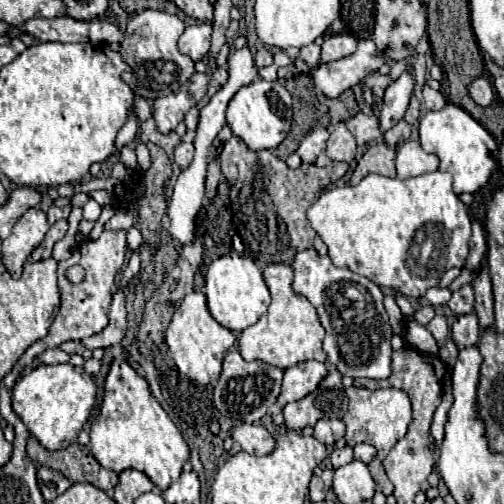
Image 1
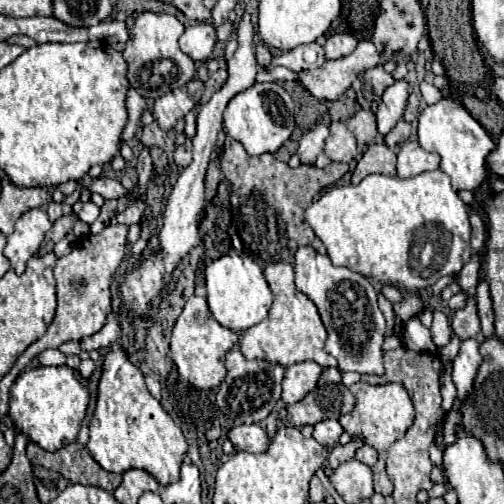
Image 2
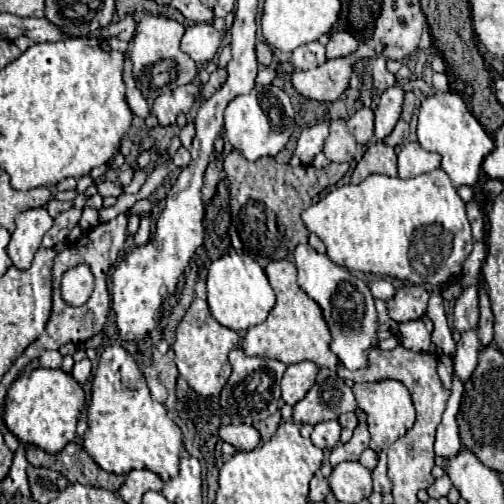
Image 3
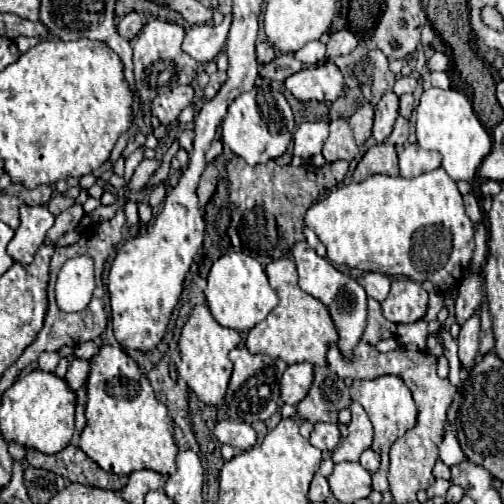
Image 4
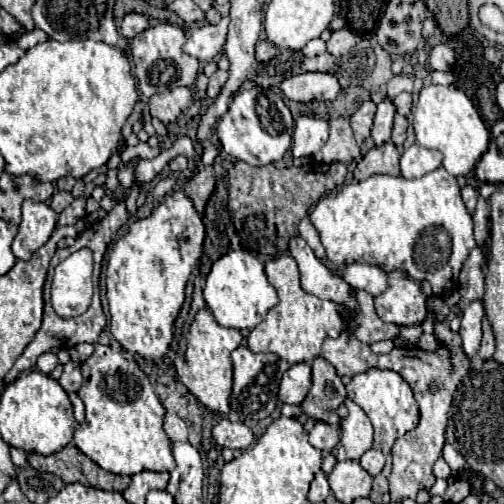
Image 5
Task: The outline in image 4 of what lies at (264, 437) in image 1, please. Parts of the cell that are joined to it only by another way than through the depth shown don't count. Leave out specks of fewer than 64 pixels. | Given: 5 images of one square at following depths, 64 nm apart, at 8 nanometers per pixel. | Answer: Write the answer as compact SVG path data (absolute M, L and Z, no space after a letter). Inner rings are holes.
M222 420L214 428L214 436L220 444L230 444L238 450L248 450L256 444L256 432L252 426L234 420Z

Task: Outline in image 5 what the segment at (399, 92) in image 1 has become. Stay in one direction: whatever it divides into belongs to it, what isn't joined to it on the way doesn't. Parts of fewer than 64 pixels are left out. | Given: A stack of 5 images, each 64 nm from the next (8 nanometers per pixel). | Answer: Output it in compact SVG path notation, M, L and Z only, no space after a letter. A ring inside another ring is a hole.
M386 98L378 104L378 112L374 116L374 126L372 126L372 138L374 138L376 146L382 146L390 140L394 112L396 110L394 110L394 104L392 104L392 98Z

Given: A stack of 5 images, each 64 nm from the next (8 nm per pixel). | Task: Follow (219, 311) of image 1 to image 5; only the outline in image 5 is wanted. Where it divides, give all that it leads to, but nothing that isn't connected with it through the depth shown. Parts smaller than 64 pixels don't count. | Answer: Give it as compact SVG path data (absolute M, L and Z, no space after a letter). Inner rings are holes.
M245 248L230 250L220 260L214 262L206 278L204 300L222 328L236 328L236 330L256 328L264 320L266 312L278 304L276 288L268 282L264 274L264 264Z

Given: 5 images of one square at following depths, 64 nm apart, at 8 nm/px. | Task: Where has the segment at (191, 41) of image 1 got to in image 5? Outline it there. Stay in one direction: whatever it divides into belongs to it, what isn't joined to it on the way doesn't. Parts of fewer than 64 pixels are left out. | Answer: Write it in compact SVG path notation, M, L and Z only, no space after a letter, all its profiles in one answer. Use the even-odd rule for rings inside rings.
M229 16L222 17L218 24L206 24L190 34L184 44L184 52L198 58L200 62L214 60L226 42L226 28L230 22Z

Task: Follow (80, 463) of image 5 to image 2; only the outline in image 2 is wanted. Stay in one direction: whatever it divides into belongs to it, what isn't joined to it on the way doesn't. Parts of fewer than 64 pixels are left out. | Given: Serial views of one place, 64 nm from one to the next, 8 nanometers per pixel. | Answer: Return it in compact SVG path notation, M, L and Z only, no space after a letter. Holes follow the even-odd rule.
M28 442L26 452L34 466L56 470L68 482L78 482L84 486L98 486L108 492L114 492L122 482L122 474L112 474L112 472L102 470L100 464L90 456L90 452L76 442L56 452L42 450L38 444Z

